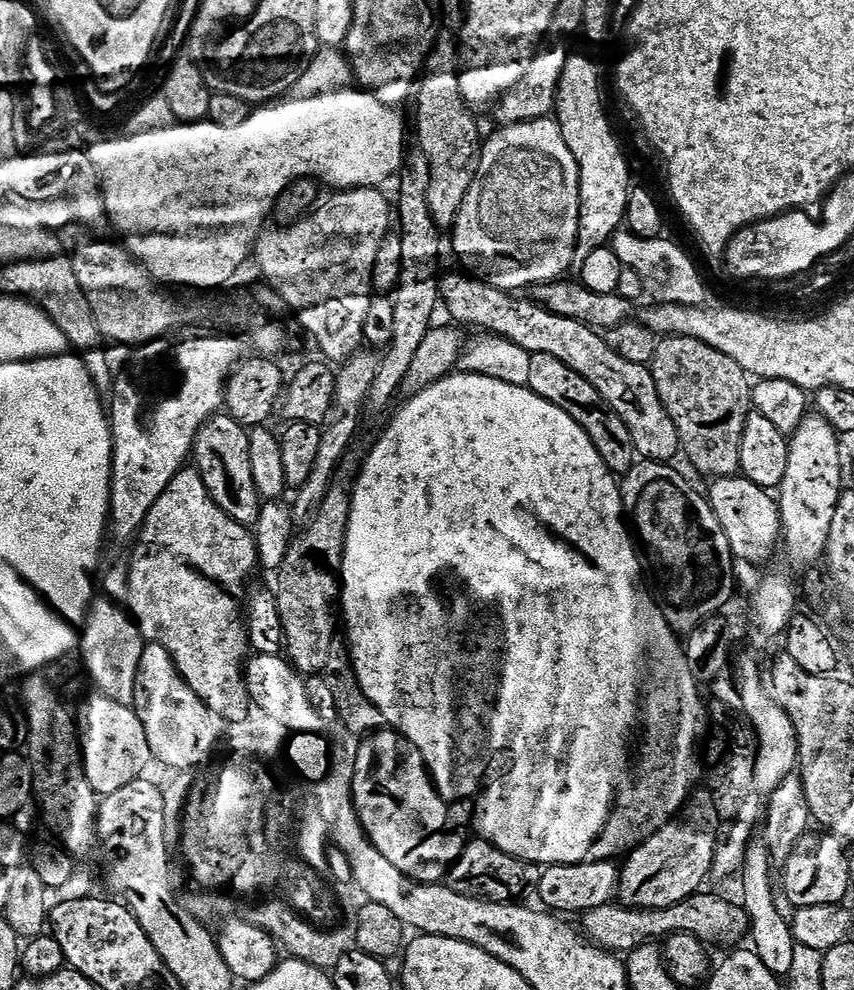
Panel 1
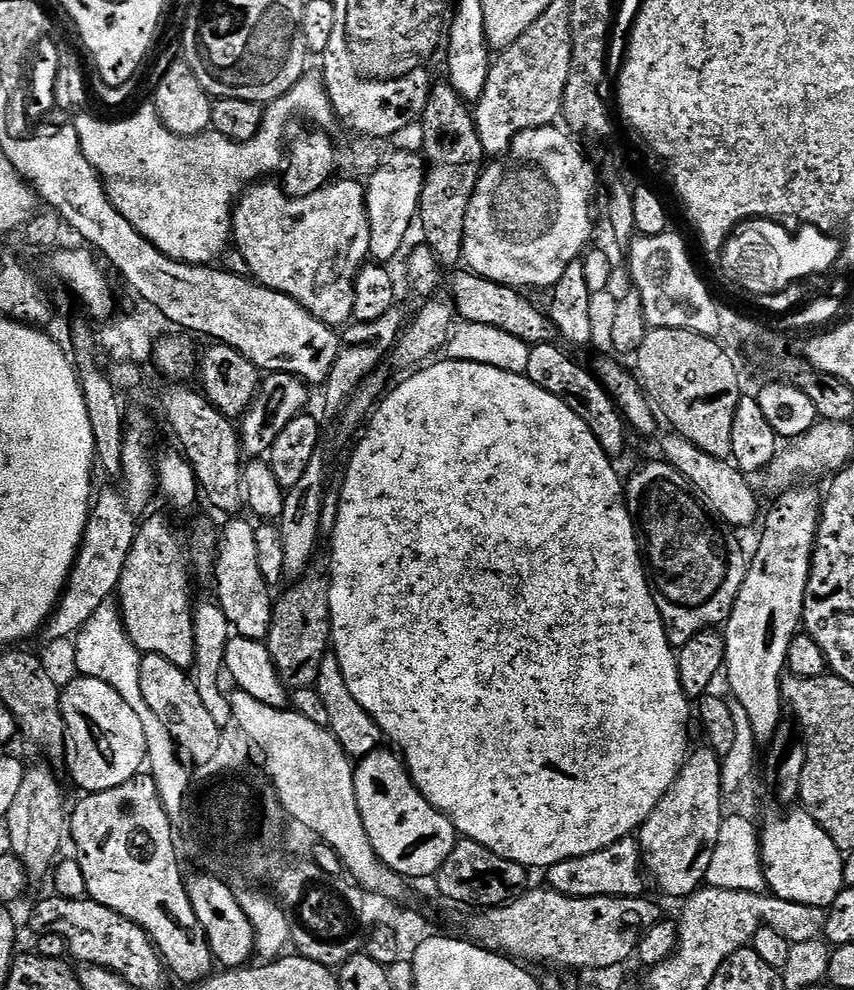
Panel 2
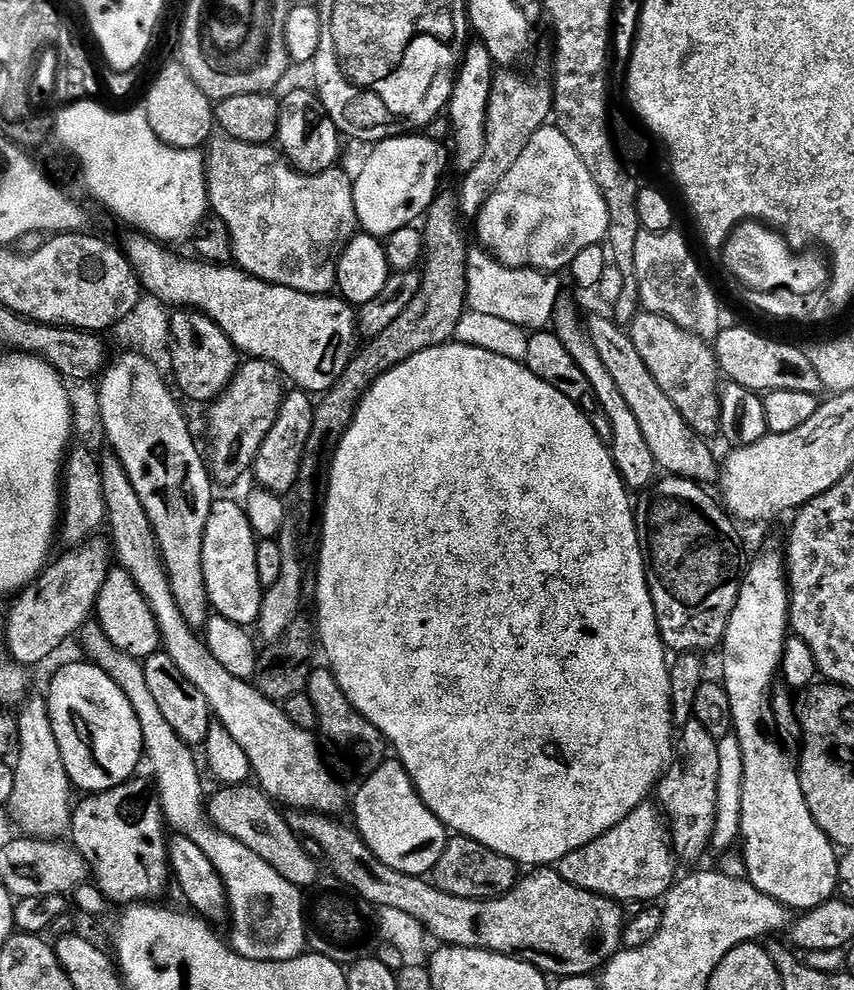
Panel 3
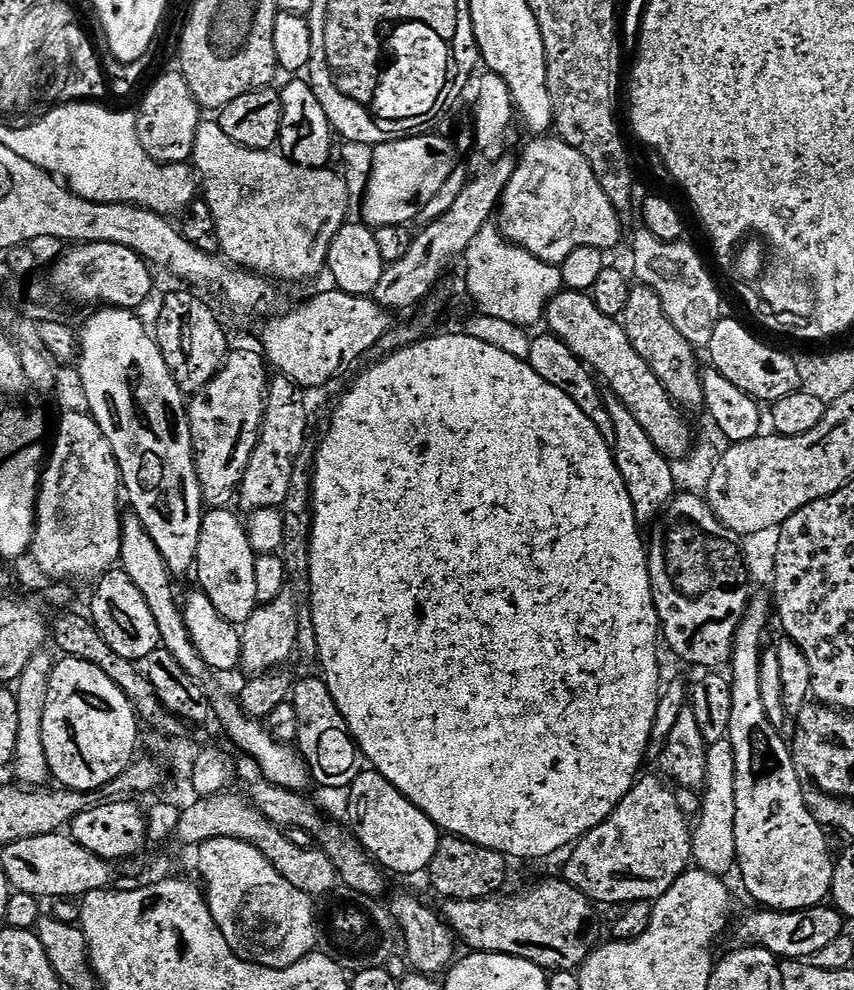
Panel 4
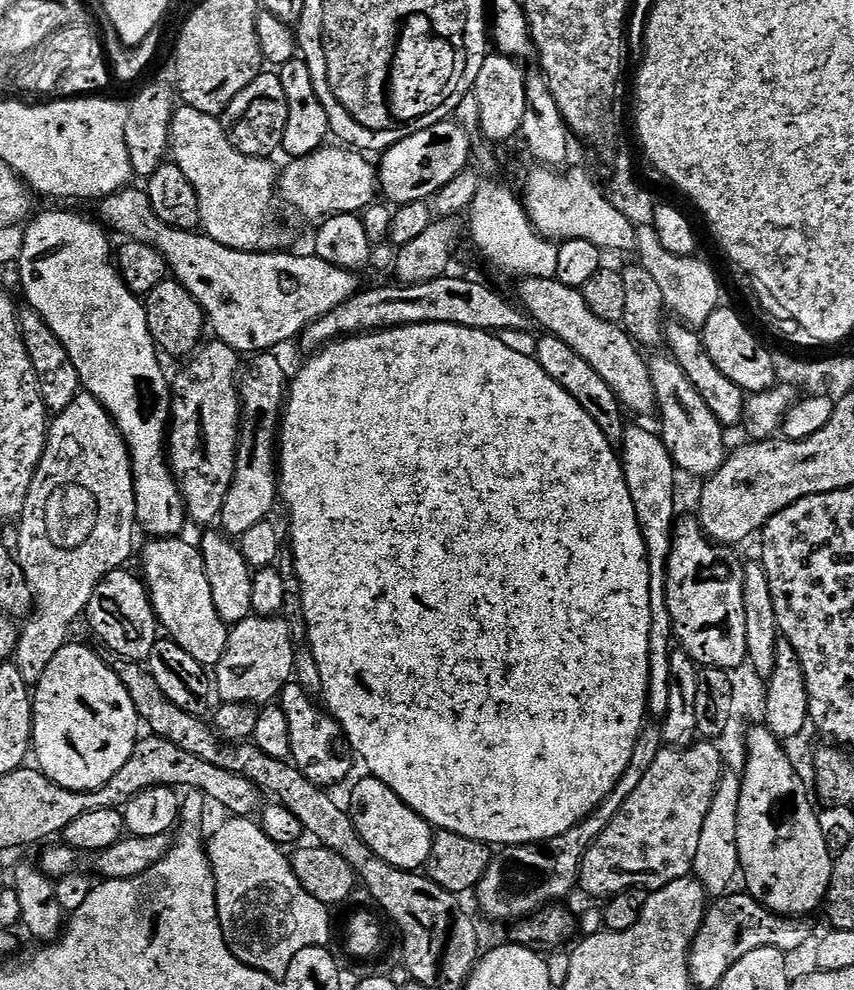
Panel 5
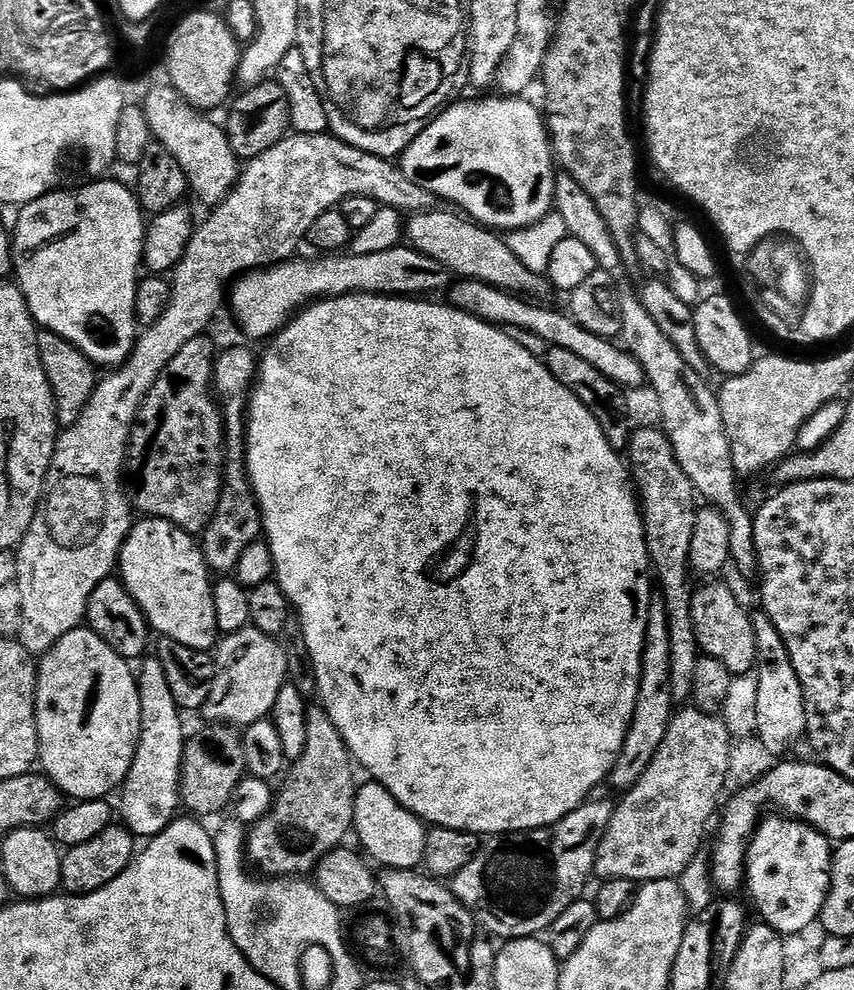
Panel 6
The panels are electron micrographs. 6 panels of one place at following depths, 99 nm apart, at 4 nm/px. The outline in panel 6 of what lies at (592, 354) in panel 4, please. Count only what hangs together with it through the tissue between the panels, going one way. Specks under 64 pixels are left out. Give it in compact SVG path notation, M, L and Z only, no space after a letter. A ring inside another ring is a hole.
M440 211L418 212L407 221L406 240L411 247L434 258L434 262L442 262L442 266L446 266L448 271L457 277L481 280L503 292L529 294L528 292L540 292L546 288L545 277L528 269L526 264L515 256L514 251L508 248L503 235L455 211Z

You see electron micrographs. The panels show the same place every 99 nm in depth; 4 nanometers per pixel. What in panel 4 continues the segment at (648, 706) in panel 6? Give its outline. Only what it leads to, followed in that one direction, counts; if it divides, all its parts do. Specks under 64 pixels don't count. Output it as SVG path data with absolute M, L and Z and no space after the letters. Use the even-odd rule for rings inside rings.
M605 391L603 397L606 410L610 414L610 422L614 426L610 447L616 458L618 470L622 474L622 482L626 482L626 490L630 494L630 502L634 506L636 523L641 526L651 525L678 492L671 473L670 461L668 457L660 453L658 446L654 446L654 442L650 442L646 430L642 430L642 426L638 426L634 414L630 414L630 410L626 410L626 406L622 406L622 402L614 393Z

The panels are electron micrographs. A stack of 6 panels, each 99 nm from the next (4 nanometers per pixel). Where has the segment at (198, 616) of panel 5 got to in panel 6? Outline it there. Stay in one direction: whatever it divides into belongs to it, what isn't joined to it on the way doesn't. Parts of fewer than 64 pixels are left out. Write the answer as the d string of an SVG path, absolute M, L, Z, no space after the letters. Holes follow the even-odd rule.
M137 519L120 551L118 576L148 619L153 633L160 632L156 634L163 639L182 642L190 650L212 652L215 649L221 632L212 597L214 580L203 547L193 533L174 526L169 520Z

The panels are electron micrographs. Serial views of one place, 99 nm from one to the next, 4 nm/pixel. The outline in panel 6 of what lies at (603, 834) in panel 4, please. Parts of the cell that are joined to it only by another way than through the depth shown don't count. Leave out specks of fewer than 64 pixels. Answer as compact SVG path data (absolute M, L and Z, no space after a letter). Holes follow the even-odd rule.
M688 706L685 712L677 711L672 717L670 726L666 730L666 738L662 738L662 746L658 746L658 754L654 754L654 758L650 762L650 766L646 766L646 774L642 774L642 778L638 778L638 782L633 788L627 789L623 793L624 801L619 801L614 810L614 818L610 818L610 826L606 826L606 834L602 838L602 842L598 846L598 854L596 855L595 875L601 881L606 880L632 880L637 884L647 884L650 880L676 880L684 871L686 866L690 866L690 862L695 856L701 855L702 848L700 843L704 840L704 831L708 828L708 823L717 815L718 809L722 804L724 793L724 783L726 782L727 767L730 766L730 754L733 738L728 733L727 726L719 715L710 713L702 713L695 706Z

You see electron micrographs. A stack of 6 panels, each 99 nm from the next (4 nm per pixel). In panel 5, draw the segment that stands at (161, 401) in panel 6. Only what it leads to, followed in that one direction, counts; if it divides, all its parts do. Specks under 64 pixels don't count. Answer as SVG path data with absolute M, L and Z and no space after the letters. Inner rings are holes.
M215 338L209 344L196 348L192 352L189 363L171 381L172 419L166 441L168 463L172 465L172 474L184 499L184 511L187 519L203 526L217 523L222 514L222 506L226 502L226 494L230 494L230 482L236 469L236 447L240 445L240 418L242 405L238 377L242 371L241 353L234 351L226 342Z

